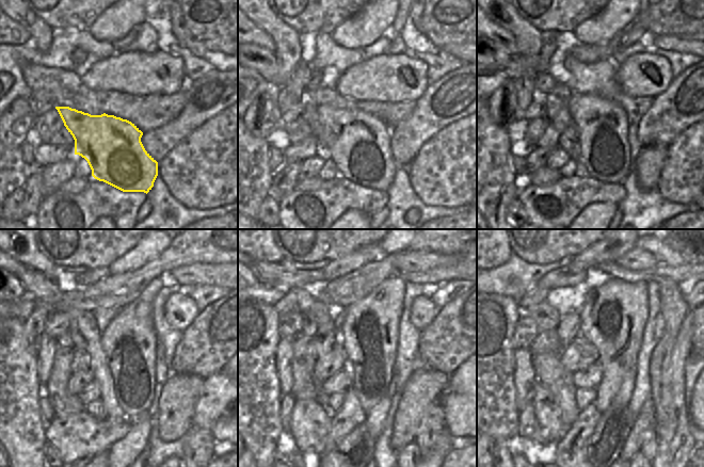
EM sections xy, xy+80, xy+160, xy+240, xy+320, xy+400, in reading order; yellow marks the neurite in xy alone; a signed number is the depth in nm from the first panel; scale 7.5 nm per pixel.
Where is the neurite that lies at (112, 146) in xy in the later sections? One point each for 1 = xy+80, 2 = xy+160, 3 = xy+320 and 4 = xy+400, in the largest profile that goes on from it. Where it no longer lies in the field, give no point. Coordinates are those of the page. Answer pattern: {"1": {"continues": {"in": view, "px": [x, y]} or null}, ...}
{"1": {"continues": {"in": "xy+80", "px": [358, 143]}}, "2": {"continues": {"in": "xy+160", "px": [605, 154]}}, "3": {"continues": {"in": "xy+320", "px": [370, 331]}}, "4": {"continues": {"in": "xy+400", "px": [612, 318]}}}

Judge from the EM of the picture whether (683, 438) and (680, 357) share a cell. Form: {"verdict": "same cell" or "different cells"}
{"verdict": "same cell"}

